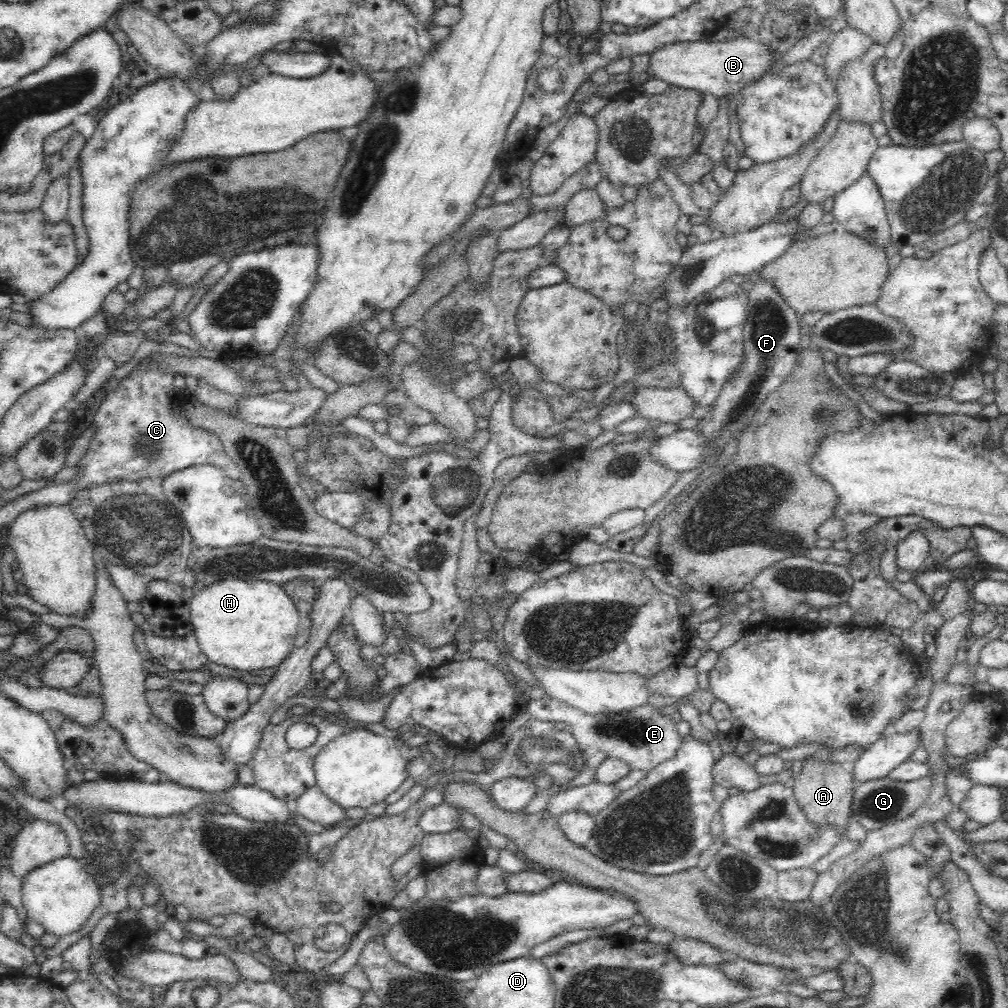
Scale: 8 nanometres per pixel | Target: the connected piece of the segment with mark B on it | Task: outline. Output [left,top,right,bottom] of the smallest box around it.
[643,36,774,98]

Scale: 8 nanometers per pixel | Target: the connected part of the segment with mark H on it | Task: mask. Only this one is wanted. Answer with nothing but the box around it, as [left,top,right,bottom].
[190,577,299,671]

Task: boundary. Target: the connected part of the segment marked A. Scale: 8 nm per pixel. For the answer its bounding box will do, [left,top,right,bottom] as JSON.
[793,752,852,831]

